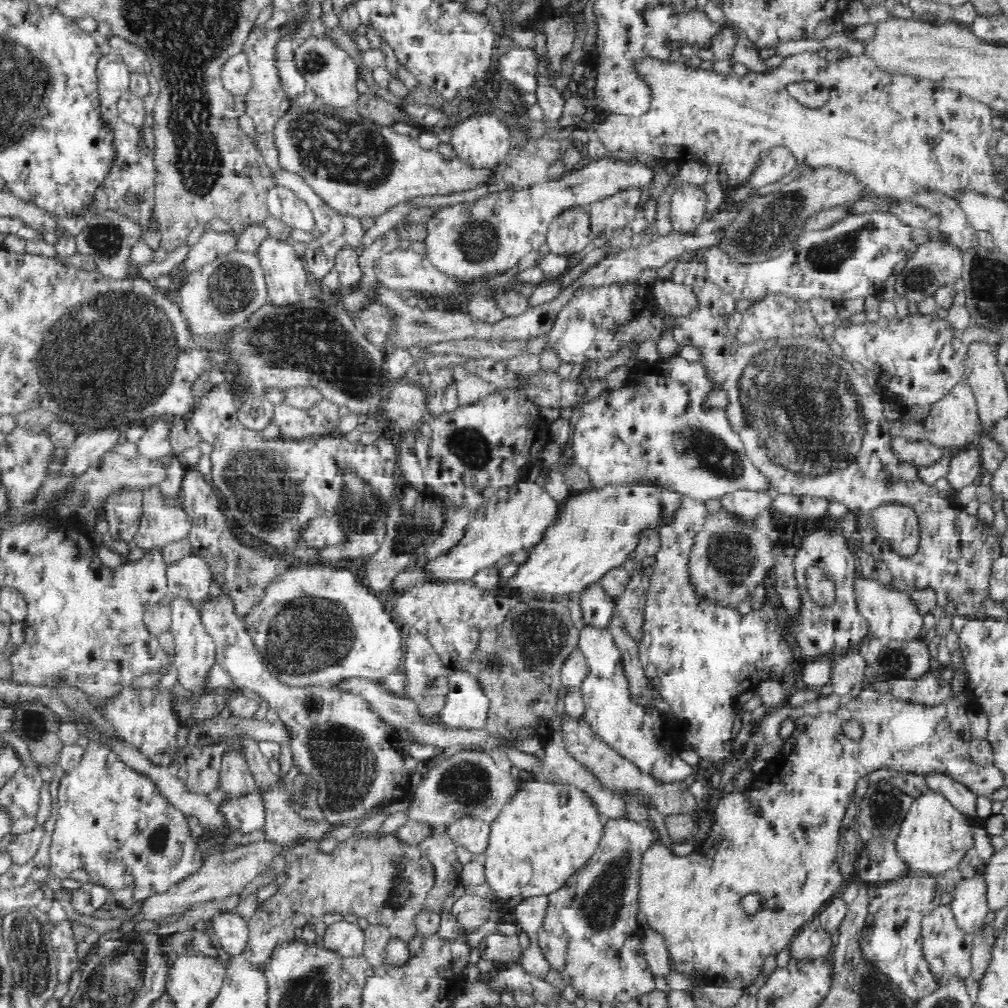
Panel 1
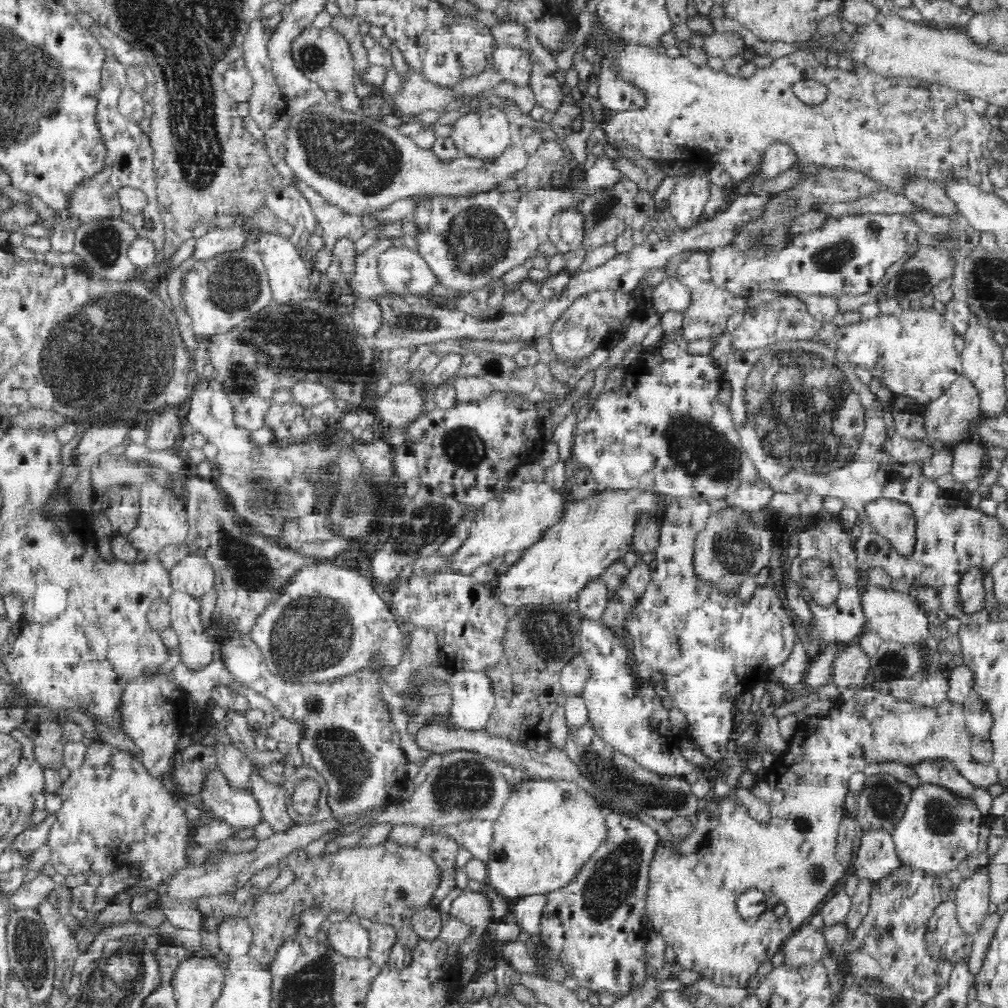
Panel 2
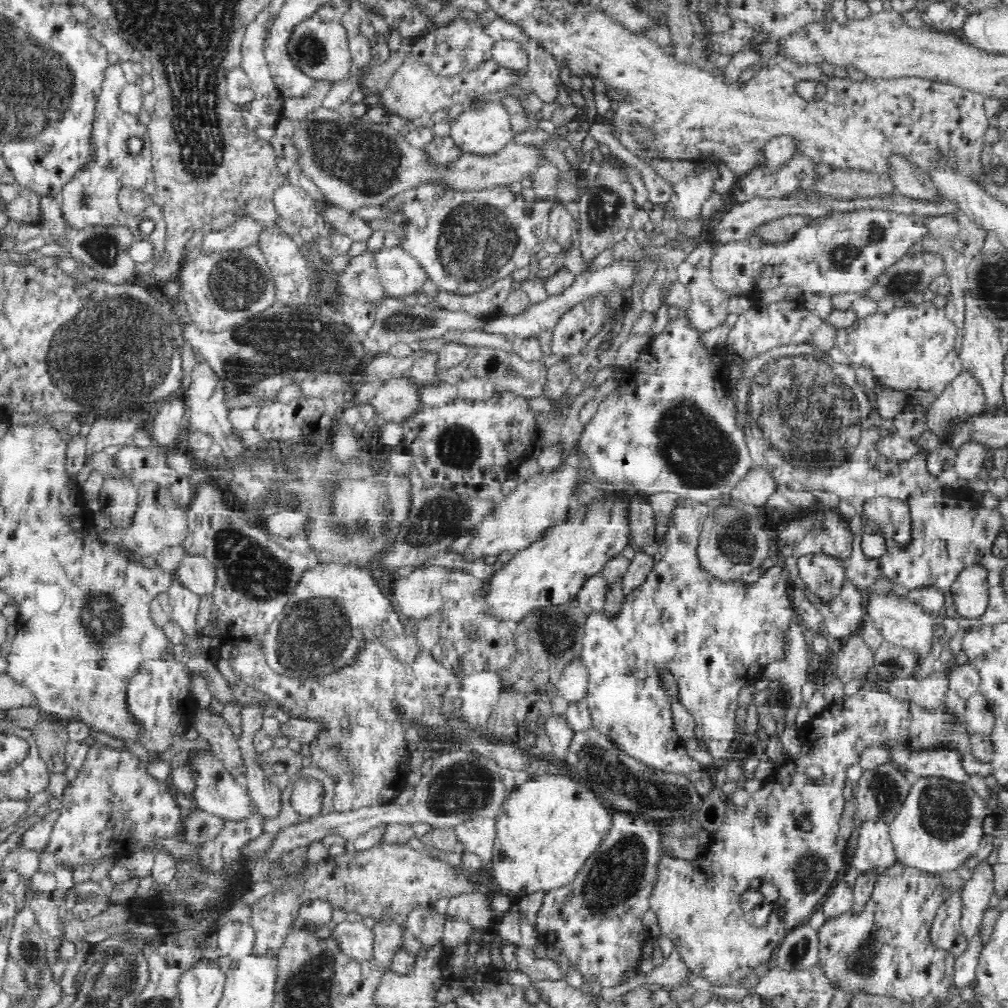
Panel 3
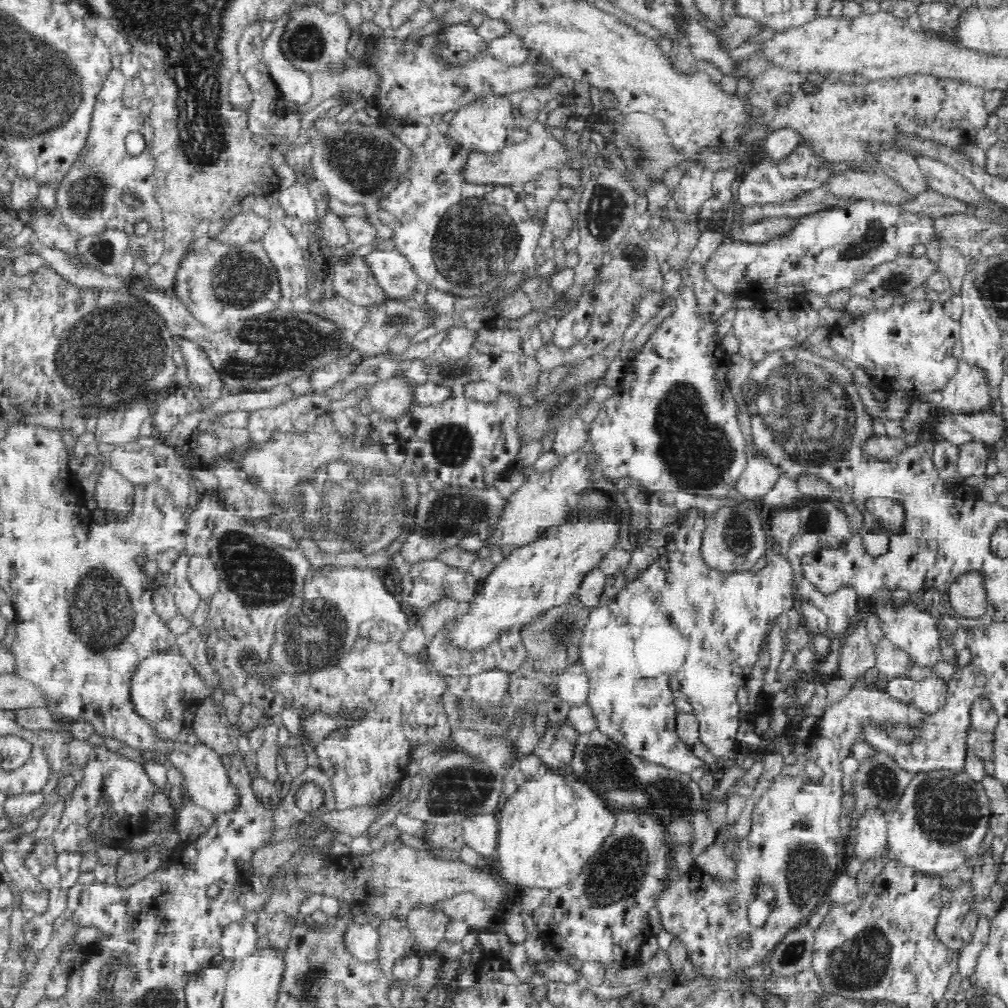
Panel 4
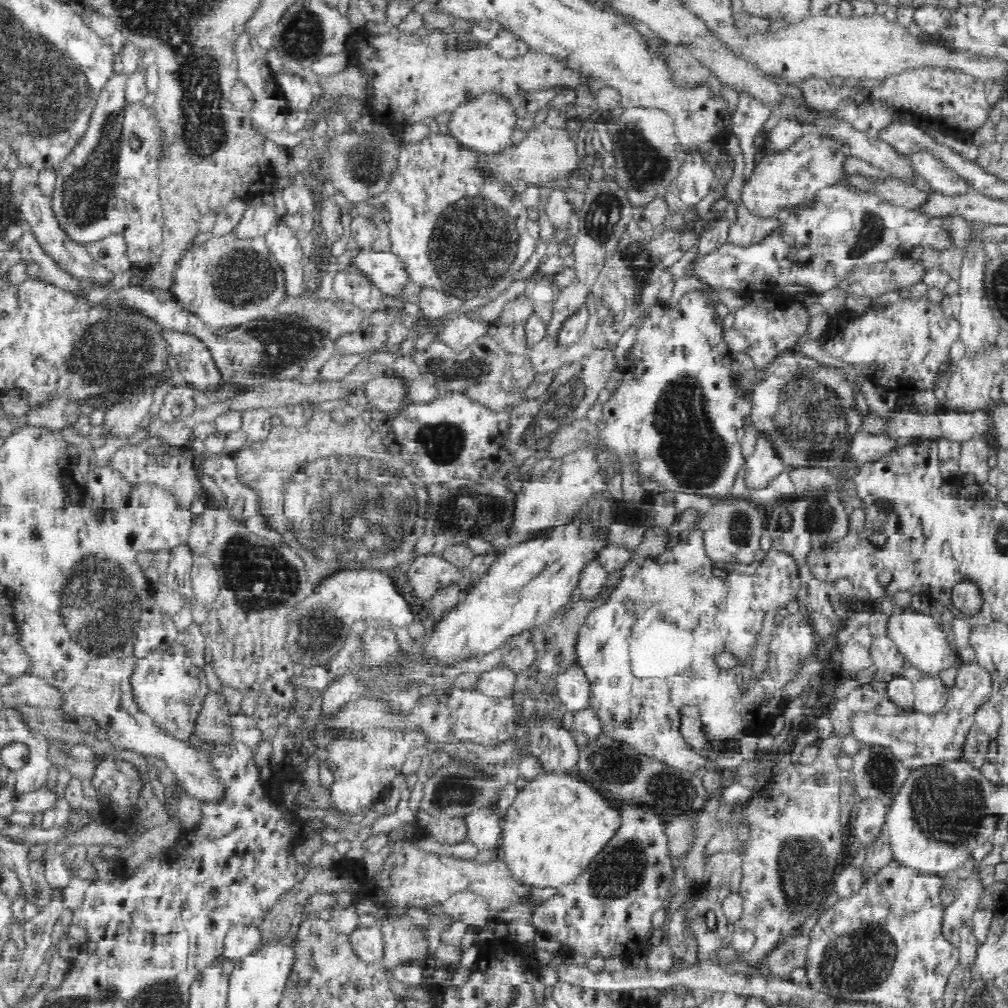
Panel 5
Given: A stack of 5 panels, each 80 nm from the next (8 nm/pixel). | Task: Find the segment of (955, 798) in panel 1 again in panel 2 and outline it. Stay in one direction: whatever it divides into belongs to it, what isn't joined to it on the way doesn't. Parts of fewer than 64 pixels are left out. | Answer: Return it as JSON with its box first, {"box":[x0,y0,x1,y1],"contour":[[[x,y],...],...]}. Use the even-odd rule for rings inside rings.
{"box":[911,759,974,797],"contour":[[[946,759],[916,761],[911,764],[914,774],[923,783],[938,783],[952,789],[962,797],[972,797],[974,786]]]}

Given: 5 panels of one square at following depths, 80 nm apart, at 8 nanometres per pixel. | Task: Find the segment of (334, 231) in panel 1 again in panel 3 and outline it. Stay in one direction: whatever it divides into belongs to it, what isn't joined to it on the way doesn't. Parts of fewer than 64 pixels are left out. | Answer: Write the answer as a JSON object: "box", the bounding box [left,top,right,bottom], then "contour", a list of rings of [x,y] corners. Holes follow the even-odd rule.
{"box":[313,200,373,242],"contour":[[[330,200],[314,201],[313,203],[316,205],[317,213],[323,217],[323,223],[347,235],[352,242],[368,240],[373,232],[362,216],[354,213],[364,206],[360,206],[356,210],[346,210],[346,208],[338,206],[338,204],[334,204]]]}

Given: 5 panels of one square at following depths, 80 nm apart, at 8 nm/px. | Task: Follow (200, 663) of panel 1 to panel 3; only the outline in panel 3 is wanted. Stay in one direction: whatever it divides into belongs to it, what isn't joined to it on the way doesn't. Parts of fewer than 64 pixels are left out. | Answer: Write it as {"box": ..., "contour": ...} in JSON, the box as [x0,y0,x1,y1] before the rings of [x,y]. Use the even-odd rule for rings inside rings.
{"box":[169,572,200,637],"contour":[[[174,572],[169,589],[169,602],[171,605],[171,618],[180,624],[185,636],[198,637],[200,633],[196,629],[195,618],[199,612],[200,595],[192,592]]]}

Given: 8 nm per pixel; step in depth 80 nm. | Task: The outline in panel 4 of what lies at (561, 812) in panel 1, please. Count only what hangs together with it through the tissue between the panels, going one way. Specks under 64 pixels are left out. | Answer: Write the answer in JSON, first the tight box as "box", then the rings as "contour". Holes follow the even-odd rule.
{"box":[494,772,617,891],"contour":[[[546,772],[534,780],[526,780],[516,792],[502,802],[499,815],[499,832],[494,860],[499,866],[500,877],[508,886],[554,891],[573,882],[586,862],[590,861],[612,834],[616,826],[617,810],[574,775]]]}

